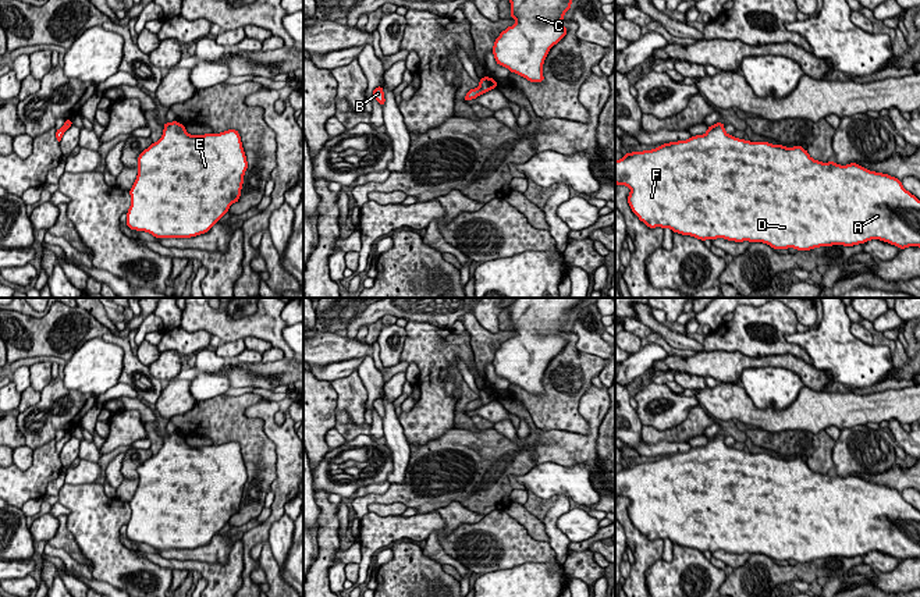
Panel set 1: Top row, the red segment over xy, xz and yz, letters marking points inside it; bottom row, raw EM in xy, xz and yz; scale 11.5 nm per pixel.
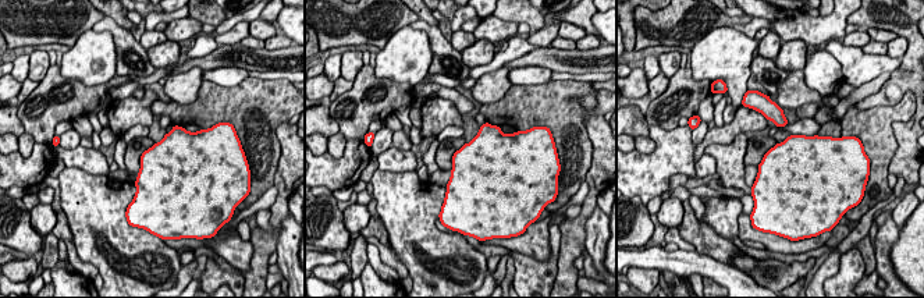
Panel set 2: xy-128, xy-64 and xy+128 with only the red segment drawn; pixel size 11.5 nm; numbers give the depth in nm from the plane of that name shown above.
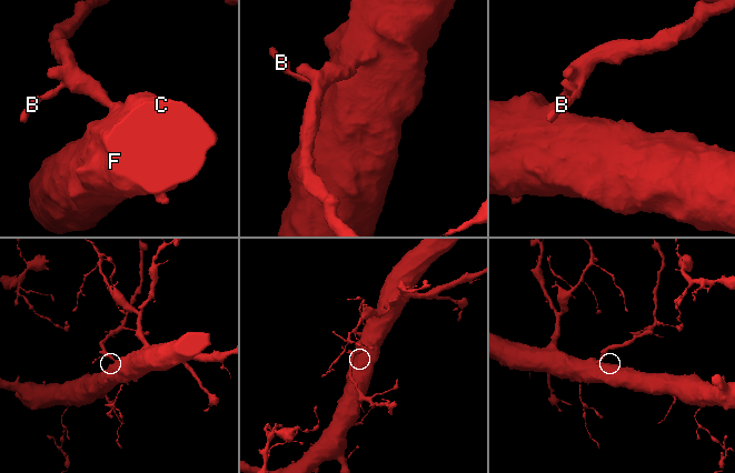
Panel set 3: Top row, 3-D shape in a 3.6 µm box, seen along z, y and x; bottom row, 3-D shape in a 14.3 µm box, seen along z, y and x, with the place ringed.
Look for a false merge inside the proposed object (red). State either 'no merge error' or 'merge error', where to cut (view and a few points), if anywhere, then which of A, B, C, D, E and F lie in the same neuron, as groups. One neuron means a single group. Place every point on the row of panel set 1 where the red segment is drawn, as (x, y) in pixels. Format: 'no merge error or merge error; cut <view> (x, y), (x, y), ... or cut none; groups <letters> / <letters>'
no merge error; cut none; groups A B C D E F

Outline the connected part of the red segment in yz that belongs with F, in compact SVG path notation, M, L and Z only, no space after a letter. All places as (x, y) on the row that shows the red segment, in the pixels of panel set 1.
M717 122L707 128L704 135L690 136L688 141L669 142L657 149L625 153L625 156L615 161L615 184L630 188L628 203L632 212L649 228L671 228L672 232L690 235L700 241L715 238L725 238L735 242L764 242L774 249L795 248L796 250L810 250L820 246L843 245L853 246L866 244L870 239L880 239L891 245L905 249L907 246L920 246L920 200L906 191L902 182L888 174L870 171L856 163L846 166L834 161L823 163L809 156L800 145L795 148L785 148L784 145L771 145L770 142L750 142L728 135L724 129L725 124Z

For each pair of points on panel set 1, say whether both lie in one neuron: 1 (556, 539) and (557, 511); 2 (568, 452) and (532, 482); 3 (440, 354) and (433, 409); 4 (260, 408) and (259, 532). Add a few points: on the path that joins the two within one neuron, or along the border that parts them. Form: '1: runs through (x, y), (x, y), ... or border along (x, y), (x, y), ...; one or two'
1: runs through (553, 532), (553, 518); one
2: border along (586, 465), (539, 462), (530, 469); two
3: runs through (432, 368), (433, 395); one
4: runs through (284, 439), (286, 489), (280, 501); one

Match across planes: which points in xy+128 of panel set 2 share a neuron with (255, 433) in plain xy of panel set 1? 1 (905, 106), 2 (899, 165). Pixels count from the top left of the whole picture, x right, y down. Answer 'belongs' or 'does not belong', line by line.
1: belongs
2: does not belong

